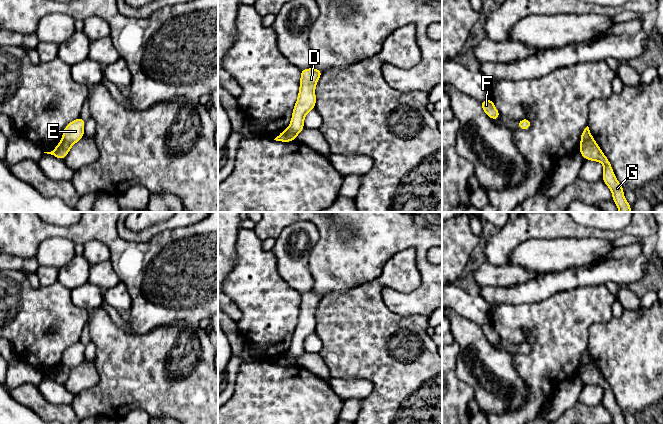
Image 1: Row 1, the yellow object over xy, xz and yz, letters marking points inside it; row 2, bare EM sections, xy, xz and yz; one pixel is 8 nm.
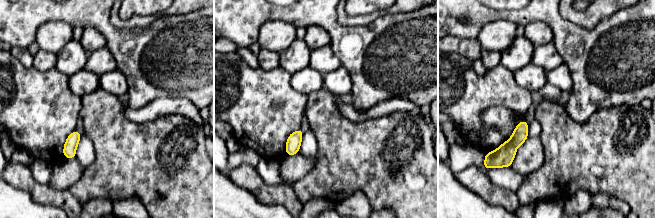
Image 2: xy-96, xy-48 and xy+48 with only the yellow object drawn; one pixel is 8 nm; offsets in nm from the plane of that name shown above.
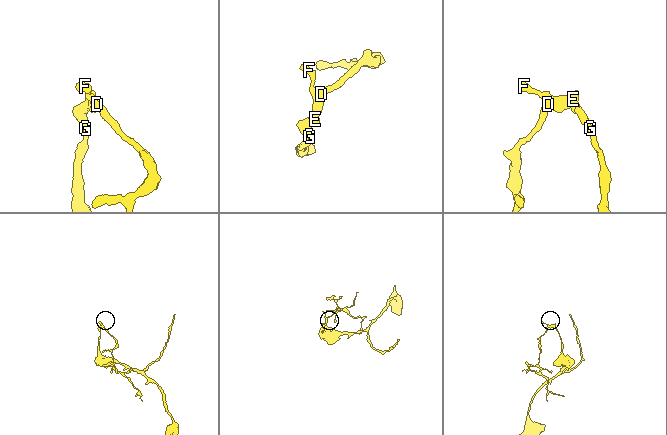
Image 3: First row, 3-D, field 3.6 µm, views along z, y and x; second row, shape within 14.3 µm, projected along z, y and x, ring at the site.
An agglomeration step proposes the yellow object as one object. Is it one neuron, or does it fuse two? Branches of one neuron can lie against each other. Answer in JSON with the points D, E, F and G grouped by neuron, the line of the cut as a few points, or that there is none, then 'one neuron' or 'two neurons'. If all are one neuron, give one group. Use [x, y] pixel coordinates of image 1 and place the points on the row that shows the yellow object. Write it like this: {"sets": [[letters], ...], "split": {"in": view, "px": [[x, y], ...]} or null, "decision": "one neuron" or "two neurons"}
{"sets": [["D", "E", "F"], ["G"]], "split": {"in": "yz", "px": [[591, 136], [581, 142]]}, "decision": "two neurons"}

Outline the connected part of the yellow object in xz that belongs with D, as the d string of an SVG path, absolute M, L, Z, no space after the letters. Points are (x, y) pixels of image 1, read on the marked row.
M314 68L303 69L300 70L300 72L301 79L298 99L294 106L292 119L288 127L295 137L304 129L305 115L315 108L315 87L323 73L322 70Z

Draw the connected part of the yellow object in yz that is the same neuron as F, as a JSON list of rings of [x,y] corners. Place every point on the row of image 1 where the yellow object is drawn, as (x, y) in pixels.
[[[491,99],[483,100],[480,102],[480,104],[488,117],[490,117],[492,120],[500,119],[501,116]]]

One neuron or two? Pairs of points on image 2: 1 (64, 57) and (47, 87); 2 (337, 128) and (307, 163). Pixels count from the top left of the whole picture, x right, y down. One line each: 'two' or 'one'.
1: two
2: two

